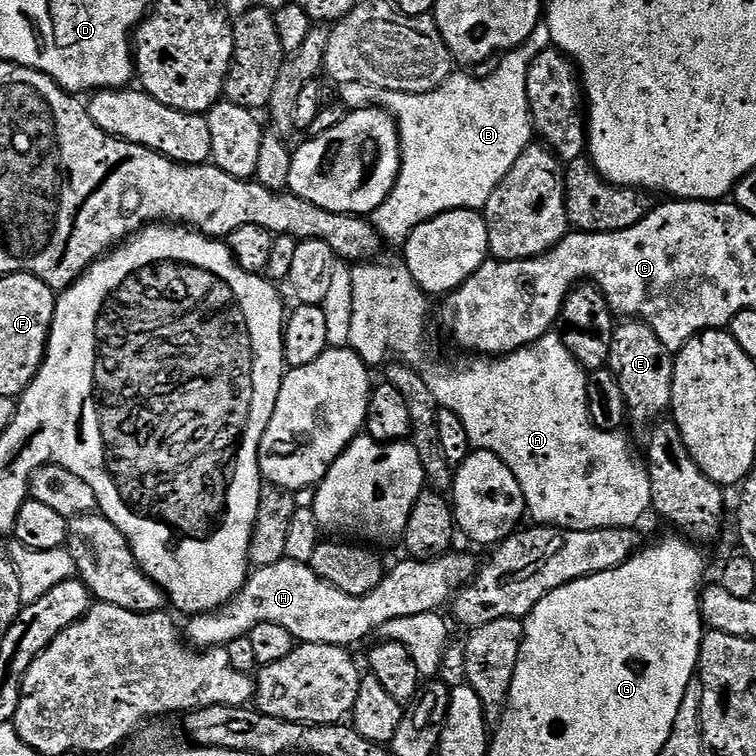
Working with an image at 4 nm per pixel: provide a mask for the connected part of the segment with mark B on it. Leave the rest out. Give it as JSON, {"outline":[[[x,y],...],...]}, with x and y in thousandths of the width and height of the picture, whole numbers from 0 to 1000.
{"outline":[[[693,66],[665,70],[661,86],[642,106],[599,99],[582,116],[563,124],[517,122],[509,116],[475,118],[483,139],[501,140],[515,149],[529,172],[529,229],[519,254],[491,282],[489,295],[509,319],[538,319],[554,296],[583,286],[586,280],[635,278],[669,230],[694,205],[698,184],[706,180],[706,164],[698,140],[698,90],[701,75]]]}

